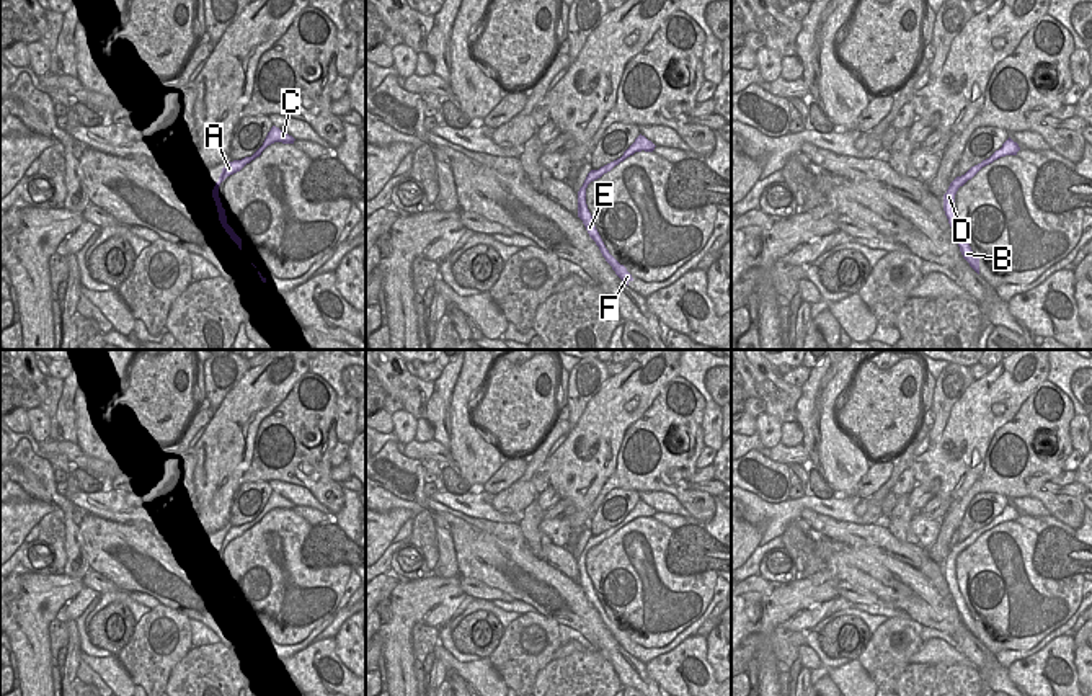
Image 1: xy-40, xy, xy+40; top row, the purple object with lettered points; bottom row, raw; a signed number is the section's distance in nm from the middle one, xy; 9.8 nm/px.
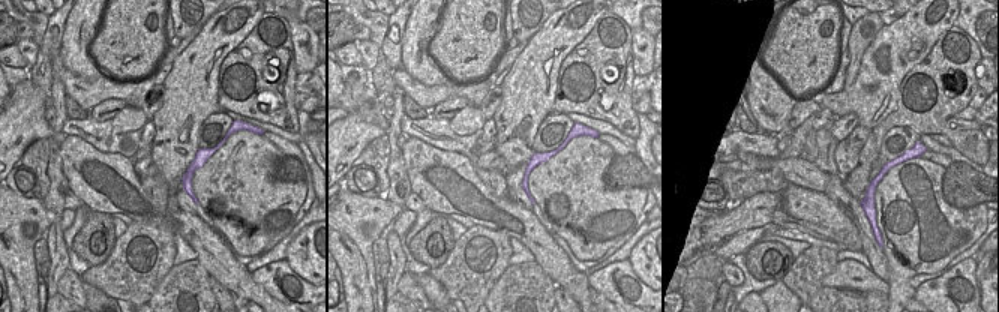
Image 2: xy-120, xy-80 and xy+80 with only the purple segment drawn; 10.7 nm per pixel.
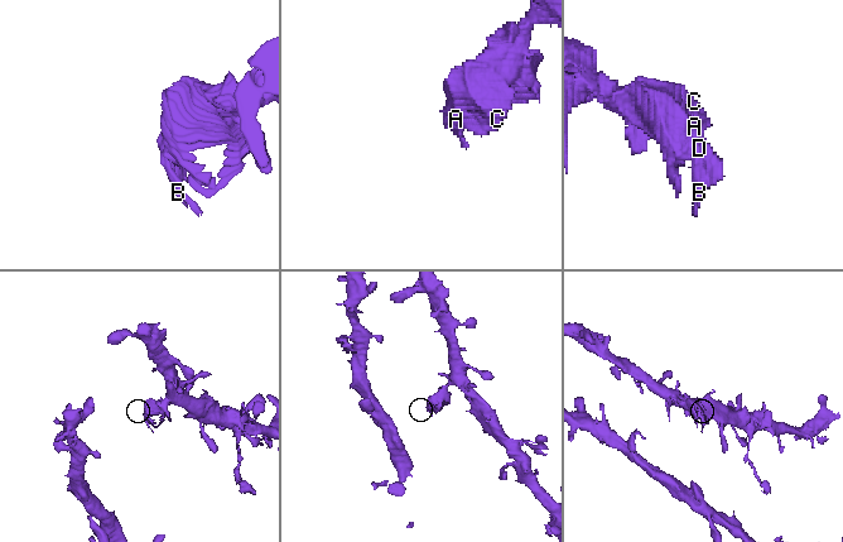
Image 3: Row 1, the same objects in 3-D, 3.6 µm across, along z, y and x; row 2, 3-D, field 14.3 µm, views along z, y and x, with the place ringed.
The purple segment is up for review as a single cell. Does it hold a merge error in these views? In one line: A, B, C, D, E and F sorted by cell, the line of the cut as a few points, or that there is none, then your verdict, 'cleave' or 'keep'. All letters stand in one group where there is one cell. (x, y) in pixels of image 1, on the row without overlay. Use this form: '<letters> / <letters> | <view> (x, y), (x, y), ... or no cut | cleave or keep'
A B C D E F | no cut | keep

